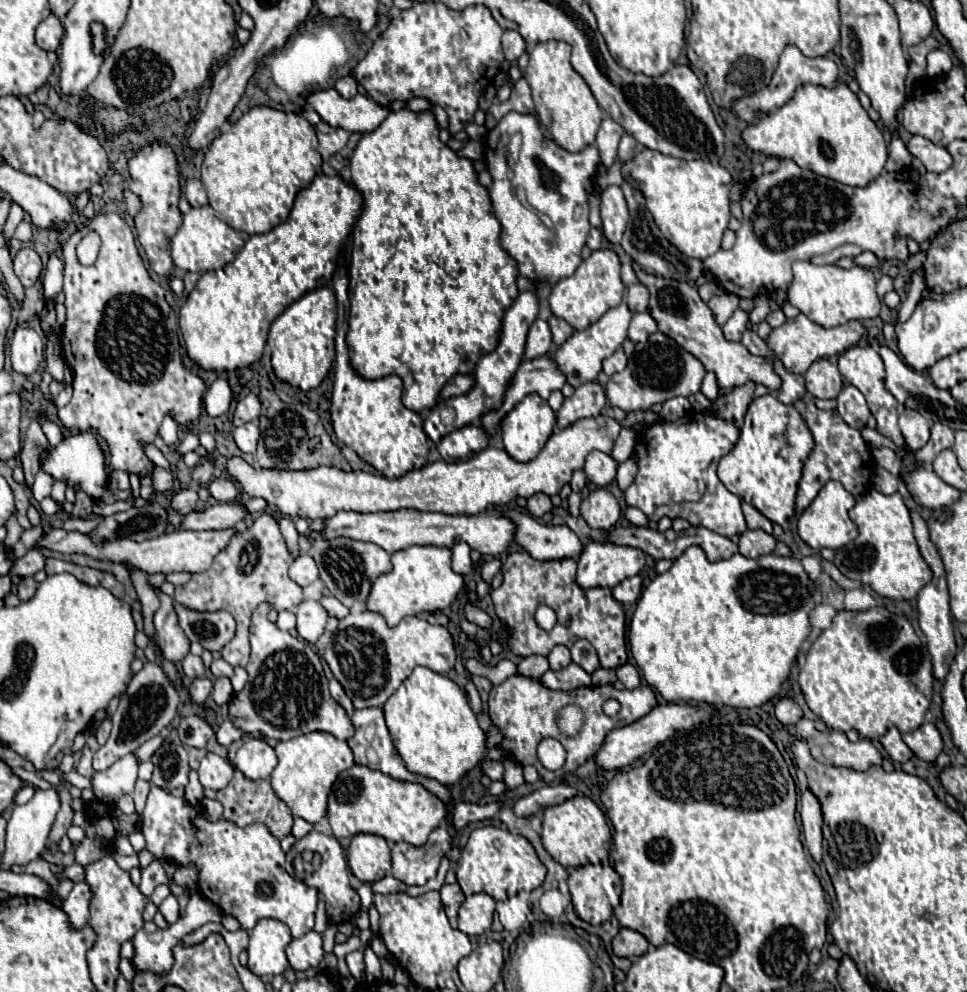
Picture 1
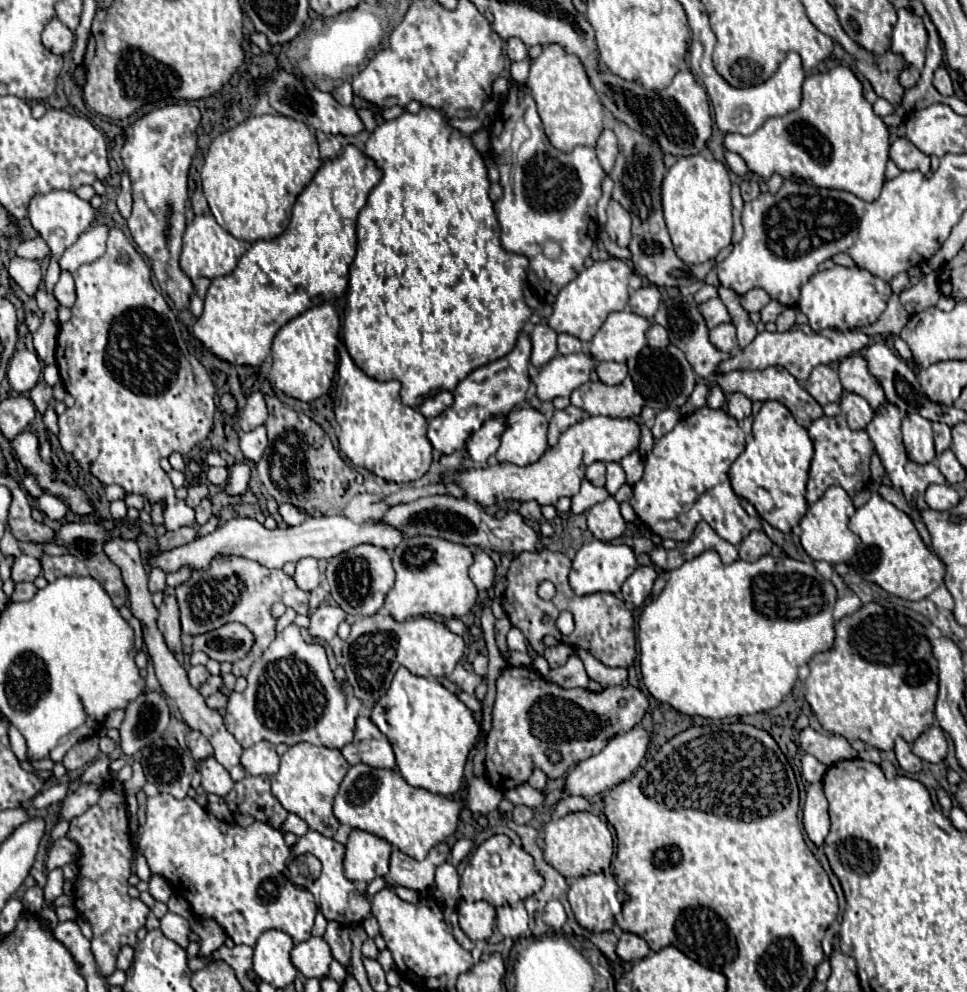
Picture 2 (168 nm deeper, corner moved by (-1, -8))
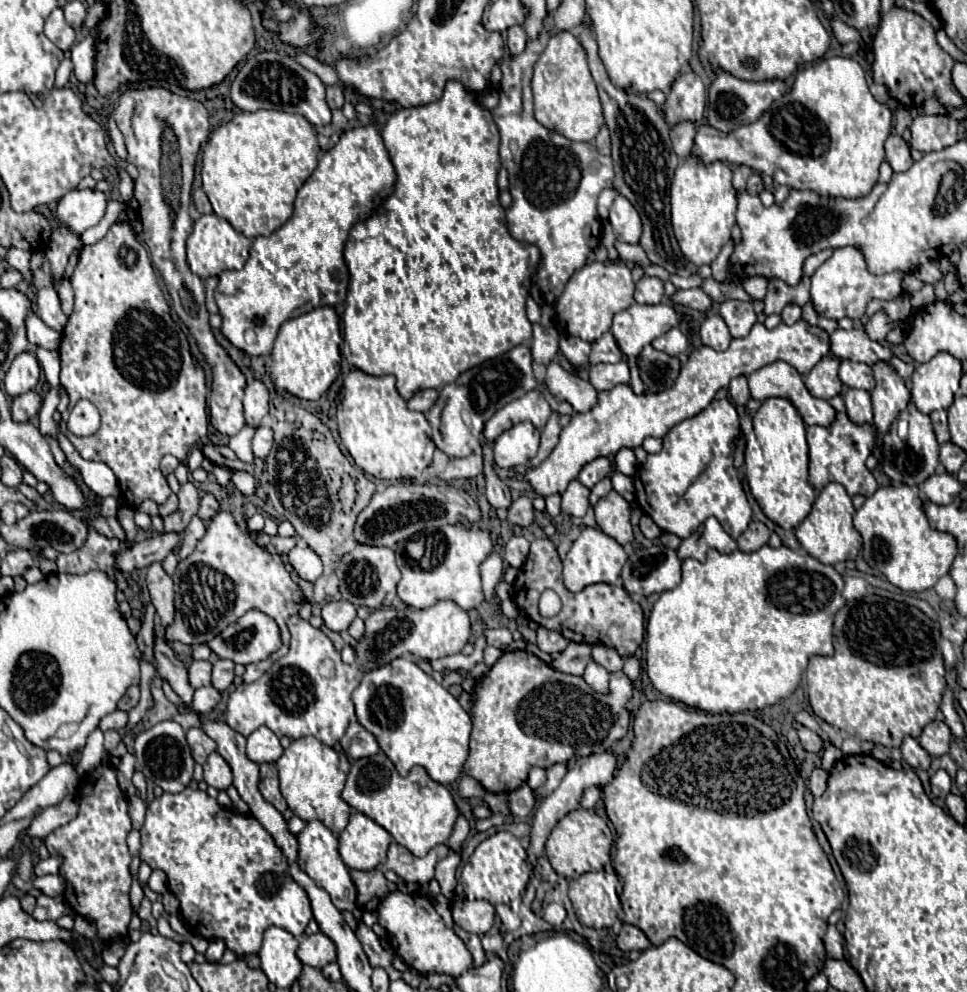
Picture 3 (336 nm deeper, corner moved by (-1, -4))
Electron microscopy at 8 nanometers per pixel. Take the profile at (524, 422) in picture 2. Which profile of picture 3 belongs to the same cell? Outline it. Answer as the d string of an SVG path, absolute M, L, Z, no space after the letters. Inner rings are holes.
M519 422L495 440L495 464L513 468L527 464L539 448L539 430L529 422Z

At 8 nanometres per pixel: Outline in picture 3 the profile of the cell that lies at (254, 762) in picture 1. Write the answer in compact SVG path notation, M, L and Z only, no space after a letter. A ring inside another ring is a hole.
M267 726L257 728L249 738L247 738L247 756L257 762L275 762L283 754L283 748L279 744L279 738L275 732L271 732Z

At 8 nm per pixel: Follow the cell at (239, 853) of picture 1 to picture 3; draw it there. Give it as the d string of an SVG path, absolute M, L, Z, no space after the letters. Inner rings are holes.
M185 788L179 794L165 792L163 796L155 798L147 806L141 842L141 860L167 874L167 886L177 896L181 904L179 912L185 916L189 928L205 940L221 938L237 958L243 958L245 954L259 954L265 928L279 926L299 938L313 918L305 890L289 876L287 860L269 832L265 832L265 828L253 820L253 816L243 816L221 808L215 798L209 798L207 792L199 788Z

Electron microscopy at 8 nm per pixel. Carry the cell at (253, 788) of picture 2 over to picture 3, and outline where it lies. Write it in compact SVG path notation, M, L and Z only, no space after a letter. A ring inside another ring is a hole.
M261 764L259 790L265 796L265 800L269 800L279 812L287 810L287 802L285 802L285 798L279 792L279 778L277 778L275 764Z

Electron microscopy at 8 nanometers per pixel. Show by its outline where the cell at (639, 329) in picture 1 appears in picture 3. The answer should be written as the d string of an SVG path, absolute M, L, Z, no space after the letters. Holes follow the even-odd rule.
M671 328L667 334L653 340L653 348L669 356L679 356L689 348L689 338L679 328Z

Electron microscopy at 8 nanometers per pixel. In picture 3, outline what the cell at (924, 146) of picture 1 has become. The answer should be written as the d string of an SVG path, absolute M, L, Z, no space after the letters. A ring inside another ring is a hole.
M891 134L885 140L885 160L891 164L893 172L905 172L911 168L913 158L909 154L909 146L905 144L905 140L897 134Z

